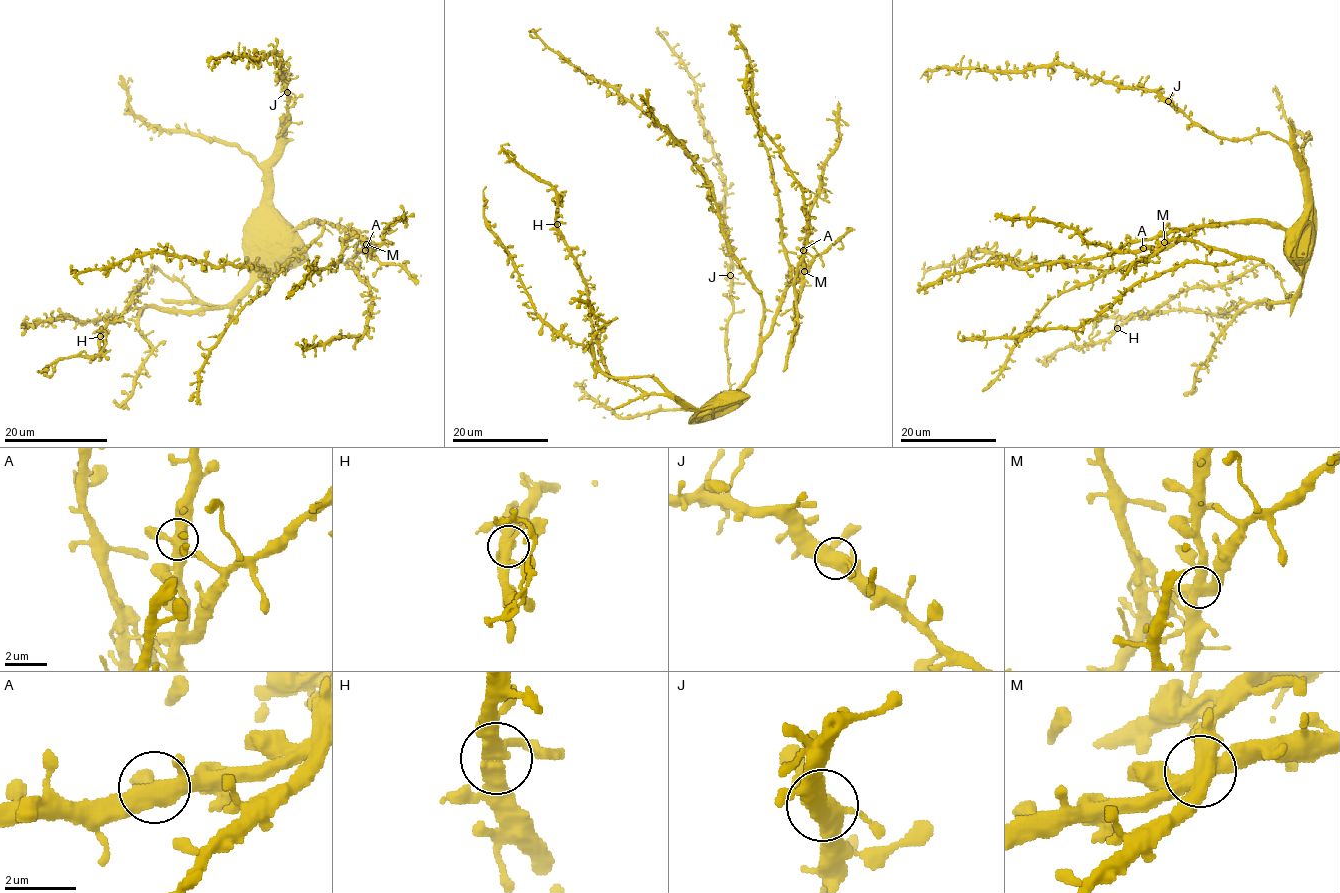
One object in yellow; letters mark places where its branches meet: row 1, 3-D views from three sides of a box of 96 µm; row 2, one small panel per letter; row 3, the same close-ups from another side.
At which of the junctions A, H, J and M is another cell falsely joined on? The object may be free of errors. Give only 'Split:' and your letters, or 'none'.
Split: none

